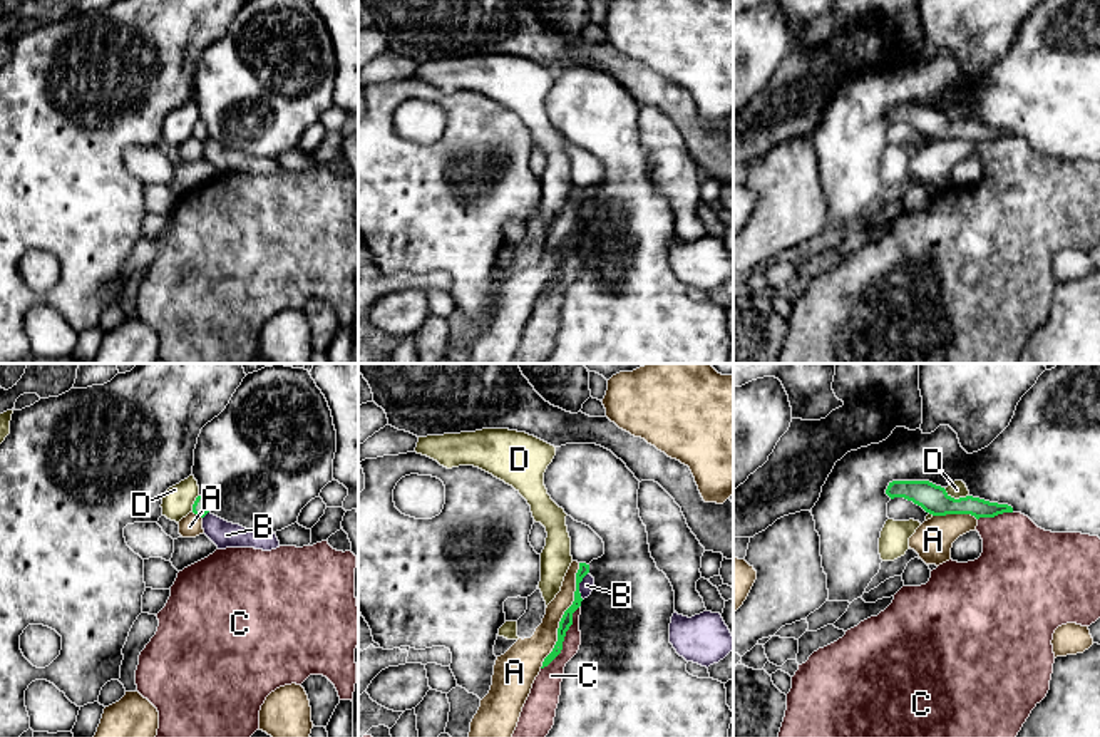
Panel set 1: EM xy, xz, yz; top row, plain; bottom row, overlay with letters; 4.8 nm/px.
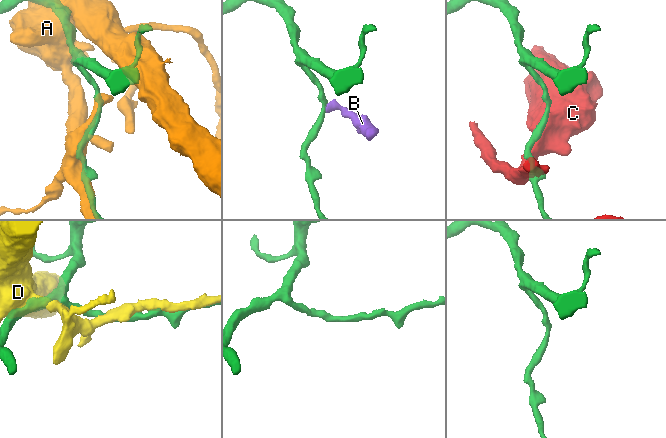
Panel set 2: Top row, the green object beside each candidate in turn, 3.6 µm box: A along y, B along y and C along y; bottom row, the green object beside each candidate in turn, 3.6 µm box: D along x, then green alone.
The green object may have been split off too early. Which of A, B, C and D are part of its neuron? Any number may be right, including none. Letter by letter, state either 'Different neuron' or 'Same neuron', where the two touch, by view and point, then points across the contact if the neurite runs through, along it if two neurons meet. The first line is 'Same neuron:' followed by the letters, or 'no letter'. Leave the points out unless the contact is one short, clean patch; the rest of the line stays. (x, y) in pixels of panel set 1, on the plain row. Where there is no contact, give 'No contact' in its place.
Same neuron: no letter
A: Different neuron. Touches green at xz (563, 240)
B: Different neuron. Touches green at xz (578, 210). Boundary: xz (588, 196), (580, 208), (581, 223)
C: Different neuron. Touches green at xz (563, 263)
D: Different neuron. Touches green at yz (956, 124)

